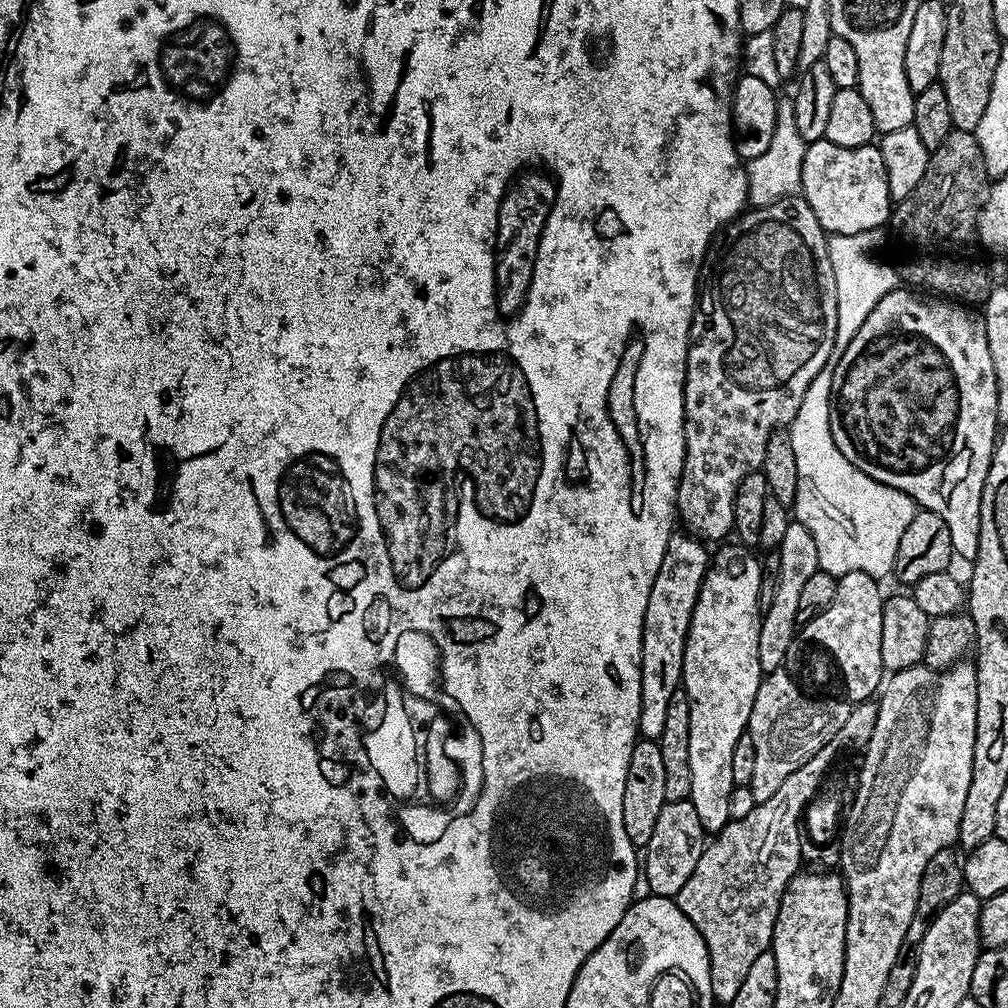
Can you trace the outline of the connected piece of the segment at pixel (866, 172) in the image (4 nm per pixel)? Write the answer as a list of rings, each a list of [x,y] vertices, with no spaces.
[[[829,140],[809,143],[802,162],[802,198],[814,210],[825,233],[857,236],[863,232],[883,229],[894,211],[894,201],[888,192],[886,166],[875,143],[857,148],[834,146]]]

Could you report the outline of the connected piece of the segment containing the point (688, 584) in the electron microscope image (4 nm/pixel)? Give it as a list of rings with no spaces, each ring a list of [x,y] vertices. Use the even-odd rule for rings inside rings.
[[[674,534],[669,538],[658,578],[654,578],[654,586],[650,590],[650,602],[646,606],[640,655],[642,698],[638,725],[639,735],[646,740],[659,741],[662,730],[666,730],[666,710],[670,706],[670,698],[674,698],[682,684],[682,662],[690,618],[710,563],[710,552],[704,549],[707,547],[697,537],[683,535]]]

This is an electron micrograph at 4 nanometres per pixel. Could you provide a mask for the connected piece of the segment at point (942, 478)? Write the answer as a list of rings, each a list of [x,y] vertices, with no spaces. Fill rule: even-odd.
[[[904,286],[887,292],[870,310],[840,360],[835,361],[830,410],[834,446],[860,472],[905,492],[923,511],[938,514],[952,531],[953,553],[967,562],[975,561],[978,554],[984,483],[998,442],[998,365],[990,358],[983,319],[971,311],[975,312],[963,303],[925,298]]]

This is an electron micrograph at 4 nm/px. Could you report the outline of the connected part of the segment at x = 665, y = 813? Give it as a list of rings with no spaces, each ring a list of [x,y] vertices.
[[[691,799],[665,802],[658,813],[654,834],[650,834],[648,847],[642,852],[642,880],[648,883],[647,891],[654,896],[675,898],[682,886],[686,886],[686,878],[694,874],[705,843],[706,833],[702,822],[698,822],[698,810],[694,810]]]

